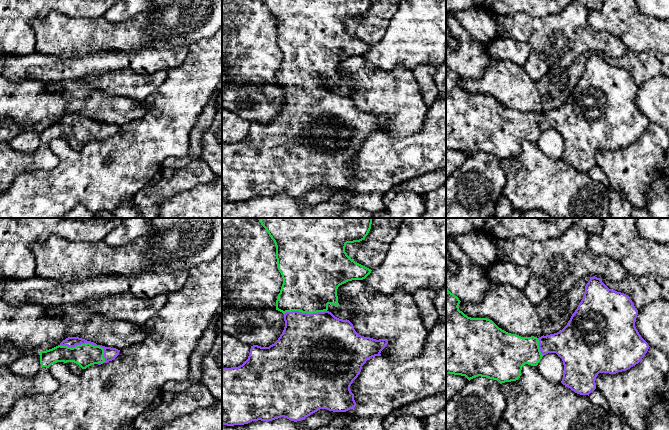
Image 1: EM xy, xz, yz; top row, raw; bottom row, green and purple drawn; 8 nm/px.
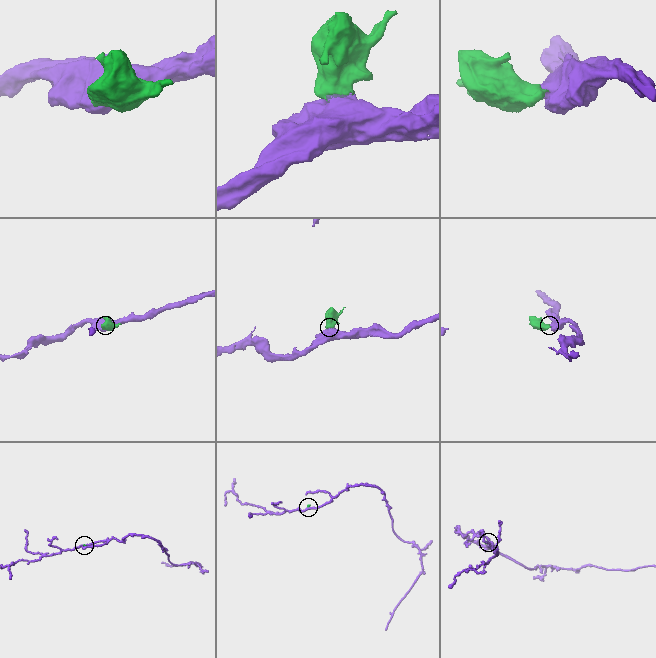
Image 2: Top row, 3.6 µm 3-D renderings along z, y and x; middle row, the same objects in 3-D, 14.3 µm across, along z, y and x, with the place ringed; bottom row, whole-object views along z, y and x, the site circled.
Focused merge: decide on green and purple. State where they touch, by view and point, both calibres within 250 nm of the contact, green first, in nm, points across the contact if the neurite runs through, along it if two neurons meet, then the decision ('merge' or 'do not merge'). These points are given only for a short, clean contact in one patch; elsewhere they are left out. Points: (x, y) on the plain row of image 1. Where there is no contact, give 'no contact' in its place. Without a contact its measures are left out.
contact xy (88, 119); calibres 190 and 100 nm; way xy (85, 131), (88, 127), (88, 119), (99, 122), (110, 130); merge

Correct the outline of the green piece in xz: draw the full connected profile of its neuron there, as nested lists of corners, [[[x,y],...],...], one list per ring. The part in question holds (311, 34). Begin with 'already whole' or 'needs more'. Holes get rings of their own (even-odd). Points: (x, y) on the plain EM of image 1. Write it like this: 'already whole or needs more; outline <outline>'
needs more; outline [[[261,0],[268,8],[276,22],[277,44],[282,51],[283,60],[276,76],[276,86],[284,90],[285,103],[278,116],[269,123],[258,121],[251,122],[248,135],[238,143],[222,144],[222,200],[227,202],[244,201],[252,197],[272,197],[281,193],[297,198],[305,195],[320,185],[327,185],[333,188],[346,188],[356,182],[354,170],[350,166],[353,157],[361,148],[366,137],[375,132],[381,132],[381,127],[388,120],[386,115],[373,115],[359,111],[349,96],[335,93],[328,87],[328,81],[339,82],[337,65],[340,61],[352,57],[363,56],[370,49],[371,45],[355,38],[345,28],[347,19],[360,18],[368,11],[371,0]]]

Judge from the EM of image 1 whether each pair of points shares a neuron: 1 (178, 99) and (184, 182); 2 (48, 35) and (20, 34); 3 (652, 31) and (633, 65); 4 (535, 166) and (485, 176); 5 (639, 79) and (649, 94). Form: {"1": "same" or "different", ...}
{"1": "different", "2": "different", "3": "different", "4": "different", "5": "different"}

